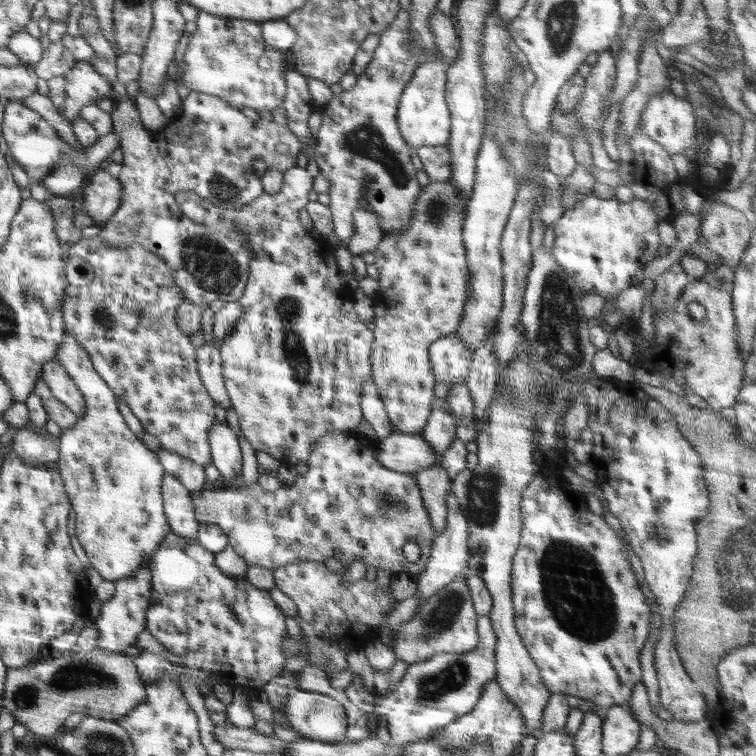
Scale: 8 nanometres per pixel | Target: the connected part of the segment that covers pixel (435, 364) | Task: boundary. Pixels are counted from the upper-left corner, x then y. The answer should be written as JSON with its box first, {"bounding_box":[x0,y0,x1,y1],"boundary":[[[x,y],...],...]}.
{"bounding_box":[429,332,473,387],"boundary":[[[455,332],[439,338],[429,346],[434,380],[451,384],[451,387],[456,383],[464,383],[472,355],[473,351],[458,338]]]}

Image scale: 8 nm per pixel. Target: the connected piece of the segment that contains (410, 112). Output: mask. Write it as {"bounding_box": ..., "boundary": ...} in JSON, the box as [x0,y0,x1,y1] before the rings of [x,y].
{"bounding_box":[397,58,451,150],"boundary":[[[437,58],[418,65],[402,91],[397,108],[397,125],[401,137],[412,150],[419,146],[447,144],[451,129],[451,116],[445,99],[446,71],[449,66]]]}

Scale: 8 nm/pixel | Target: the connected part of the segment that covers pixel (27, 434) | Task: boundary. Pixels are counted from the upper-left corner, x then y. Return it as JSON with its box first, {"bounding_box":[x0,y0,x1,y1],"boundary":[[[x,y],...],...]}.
{"bounding_box":[11,428,59,466],"boundary":[[[33,428],[19,429],[11,442],[14,451],[26,464],[37,466],[55,466],[59,460],[58,445],[42,434],[36,434]]]}

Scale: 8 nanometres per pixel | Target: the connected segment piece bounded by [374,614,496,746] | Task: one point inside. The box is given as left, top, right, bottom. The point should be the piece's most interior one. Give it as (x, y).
(434, 693)

